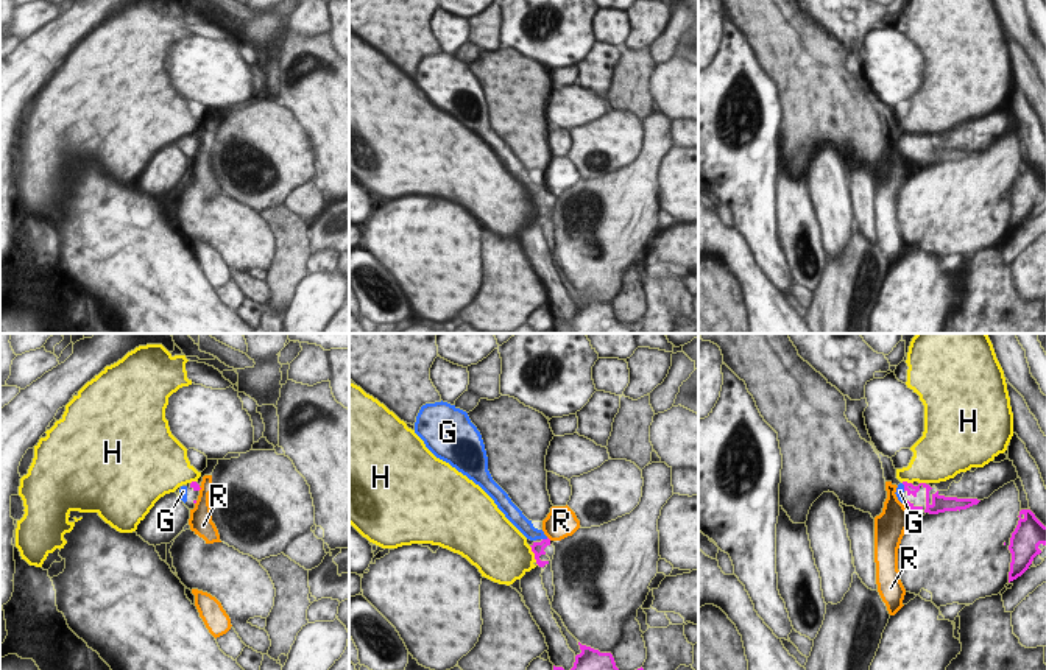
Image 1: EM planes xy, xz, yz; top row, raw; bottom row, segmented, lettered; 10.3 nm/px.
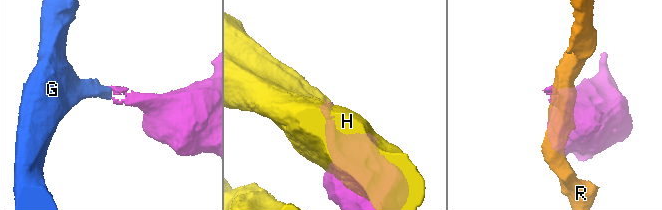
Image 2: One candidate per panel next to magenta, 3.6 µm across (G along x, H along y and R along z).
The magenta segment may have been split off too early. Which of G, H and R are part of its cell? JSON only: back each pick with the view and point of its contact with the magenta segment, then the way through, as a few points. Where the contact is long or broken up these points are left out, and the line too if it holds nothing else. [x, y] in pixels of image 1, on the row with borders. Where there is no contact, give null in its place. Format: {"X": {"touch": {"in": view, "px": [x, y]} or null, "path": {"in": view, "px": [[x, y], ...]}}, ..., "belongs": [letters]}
{"G": {"touch": {"in": "xz", "px": [544, 539]}, "path": {"in": "xz", "px": [[538, 547], [544, 539], [526, 527]]}}, "belongs": ["G"]}

